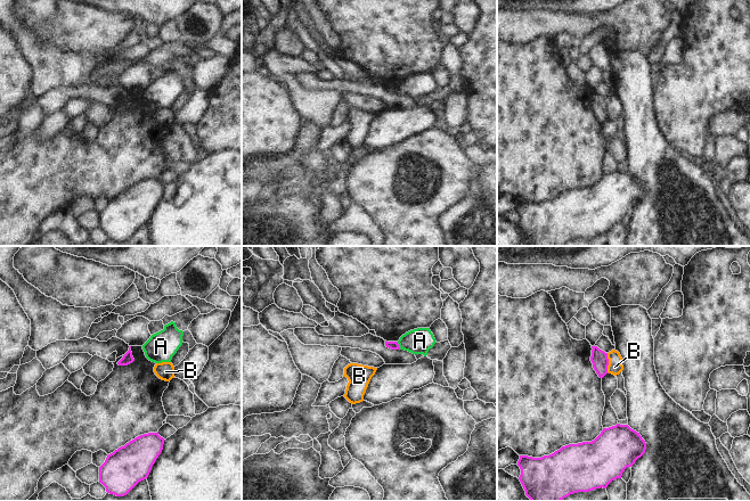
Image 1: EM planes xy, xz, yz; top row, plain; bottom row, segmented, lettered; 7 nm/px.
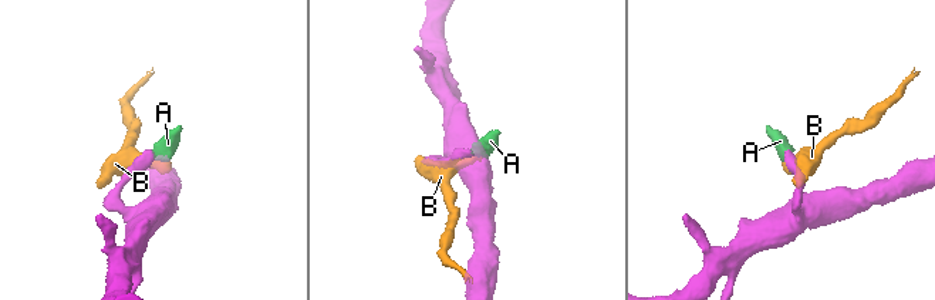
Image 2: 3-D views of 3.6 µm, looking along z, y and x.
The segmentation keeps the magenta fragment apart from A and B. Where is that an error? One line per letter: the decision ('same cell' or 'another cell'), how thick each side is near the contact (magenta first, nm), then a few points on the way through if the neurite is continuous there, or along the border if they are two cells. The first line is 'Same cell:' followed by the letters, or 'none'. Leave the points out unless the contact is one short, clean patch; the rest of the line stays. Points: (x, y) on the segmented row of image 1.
Same cell: none
A: another cell | 60/180 nm | along xz (397, 342), (400, 348)
B: another cell | 120/100 nm | along yz (606, 353), (609, 372)

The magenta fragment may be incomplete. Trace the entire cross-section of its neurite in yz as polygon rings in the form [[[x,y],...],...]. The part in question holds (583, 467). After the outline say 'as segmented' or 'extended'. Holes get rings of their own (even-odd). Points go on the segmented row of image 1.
[[[617,424],[603,428],[592,442],[569,444],[541,458],[520,455],[519,479],[531,501],[562,501],[573,493],[606,488],[612,481],[621,478],[625,469],[631,467],[645,453],[645,450],[646,443],[639,433],[628,425]]]; as segmented

